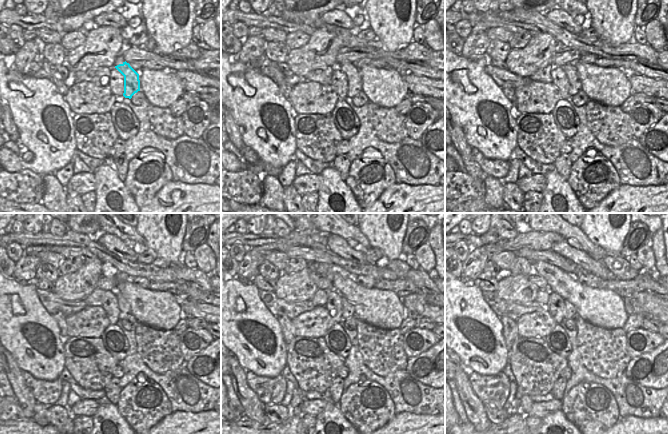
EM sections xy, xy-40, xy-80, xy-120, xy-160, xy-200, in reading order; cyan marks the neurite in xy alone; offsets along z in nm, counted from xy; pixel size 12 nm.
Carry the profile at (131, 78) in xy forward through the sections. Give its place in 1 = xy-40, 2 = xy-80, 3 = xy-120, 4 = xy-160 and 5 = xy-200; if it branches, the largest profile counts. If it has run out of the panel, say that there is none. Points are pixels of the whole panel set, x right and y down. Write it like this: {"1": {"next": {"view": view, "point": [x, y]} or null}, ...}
{"1": {"next": {"view": "xy-40", "point": [354, 79]}}, "2": {"next": {"view": "xy-80", "point": [575, 84]}}, "3": {"next": {"view": "xy-120", "point": [124, 307]}}, "4": {"next": {"view": "xy-160", "point": [348, 310]}}, "5": {"next": {"view": "xy-200", "point": [570, 311]}}}

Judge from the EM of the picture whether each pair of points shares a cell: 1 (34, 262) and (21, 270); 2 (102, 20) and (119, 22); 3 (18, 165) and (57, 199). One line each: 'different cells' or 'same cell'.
1: same cell
2: same cell
3: different cells

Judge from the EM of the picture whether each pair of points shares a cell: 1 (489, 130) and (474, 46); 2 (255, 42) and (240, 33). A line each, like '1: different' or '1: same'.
1: different
2: different

